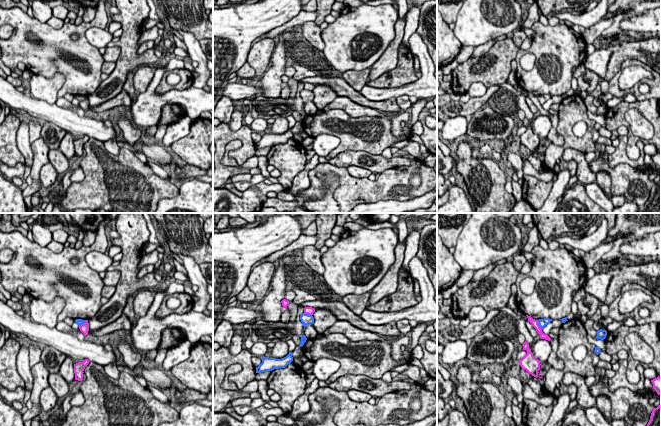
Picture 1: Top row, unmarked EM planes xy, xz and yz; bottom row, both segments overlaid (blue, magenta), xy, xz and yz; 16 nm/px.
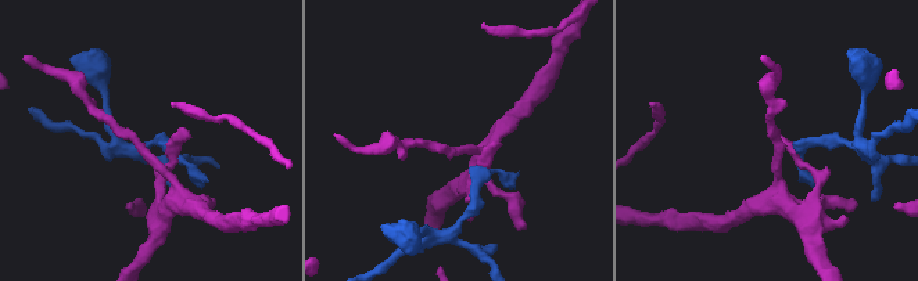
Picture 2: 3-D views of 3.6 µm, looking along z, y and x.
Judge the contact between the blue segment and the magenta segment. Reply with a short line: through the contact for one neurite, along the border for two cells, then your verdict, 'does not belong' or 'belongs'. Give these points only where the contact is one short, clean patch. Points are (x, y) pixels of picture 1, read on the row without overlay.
yz (536, 96), (541, 105) | does not belong

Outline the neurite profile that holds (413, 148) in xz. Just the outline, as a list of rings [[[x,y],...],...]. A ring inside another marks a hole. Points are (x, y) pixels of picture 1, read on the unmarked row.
[[[412,141],[407,146],[401,148],[400,150],[406,151],[408,154],[412,155],[415,158],[423,157],[423,155],[420,152],[420,146],[419,143]]]

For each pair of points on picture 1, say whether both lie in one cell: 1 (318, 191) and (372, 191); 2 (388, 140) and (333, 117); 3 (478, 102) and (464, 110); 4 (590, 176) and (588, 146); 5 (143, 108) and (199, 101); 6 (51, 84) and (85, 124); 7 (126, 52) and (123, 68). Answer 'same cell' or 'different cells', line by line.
1: same cell
2: same cell
3: same cell
4: different cells
5: same cell
6: different cells
7: same cell

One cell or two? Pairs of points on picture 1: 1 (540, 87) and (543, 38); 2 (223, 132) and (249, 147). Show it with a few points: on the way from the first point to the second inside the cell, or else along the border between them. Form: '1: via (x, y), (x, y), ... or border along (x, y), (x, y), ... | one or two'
1: via (546, 75), (546, 50) | one
2: via (230, 135), (240, 135), (245, 140) | one

